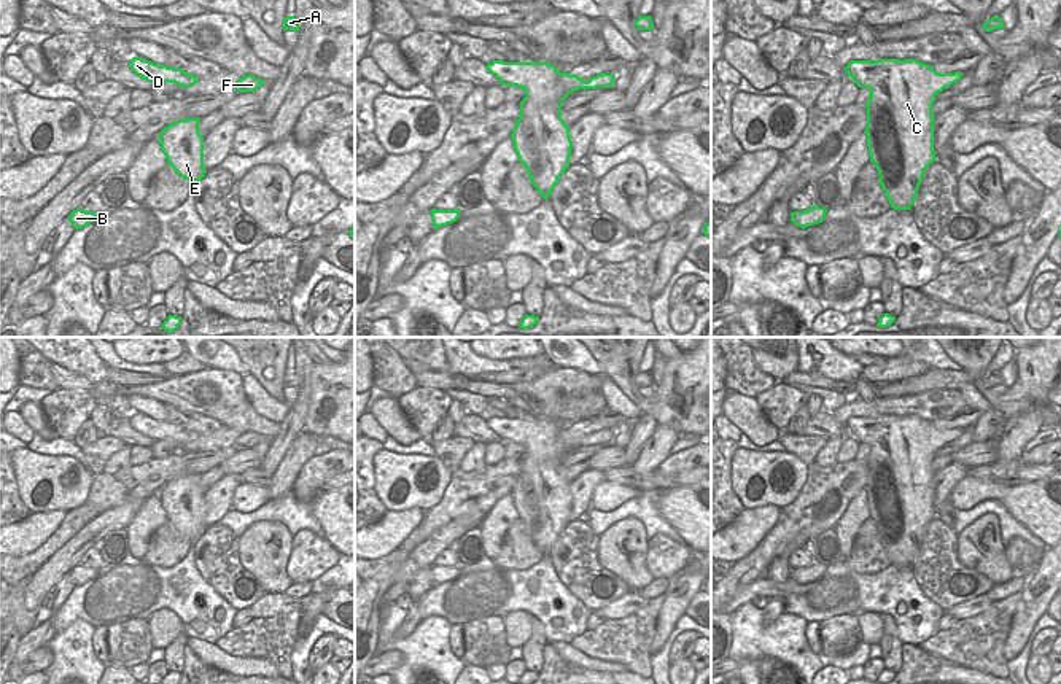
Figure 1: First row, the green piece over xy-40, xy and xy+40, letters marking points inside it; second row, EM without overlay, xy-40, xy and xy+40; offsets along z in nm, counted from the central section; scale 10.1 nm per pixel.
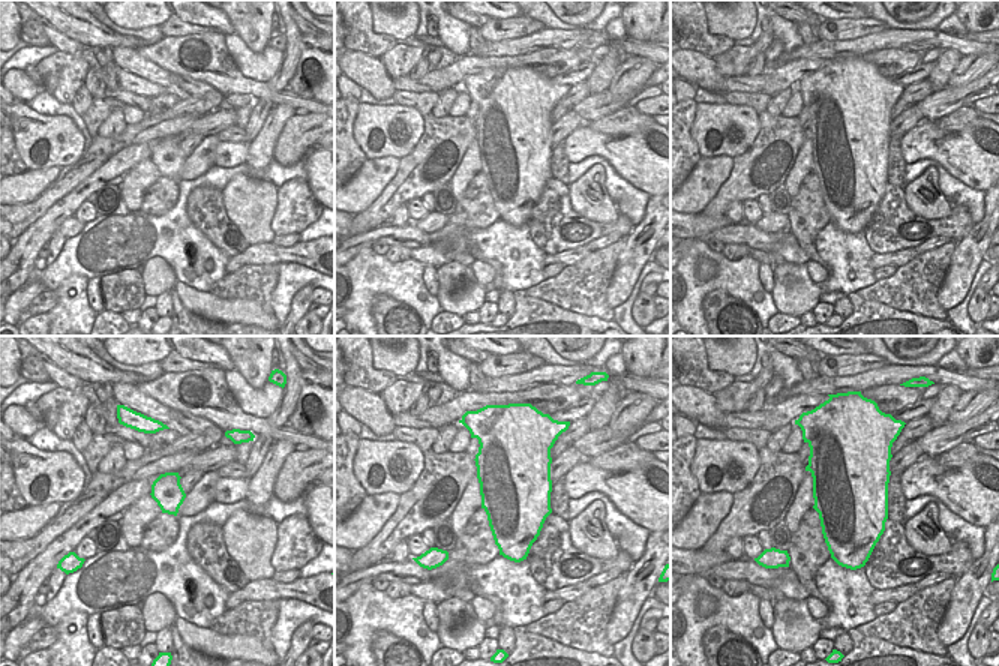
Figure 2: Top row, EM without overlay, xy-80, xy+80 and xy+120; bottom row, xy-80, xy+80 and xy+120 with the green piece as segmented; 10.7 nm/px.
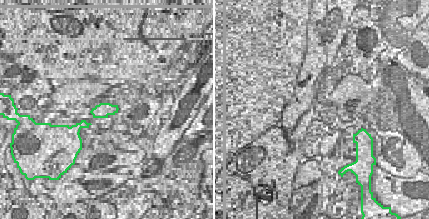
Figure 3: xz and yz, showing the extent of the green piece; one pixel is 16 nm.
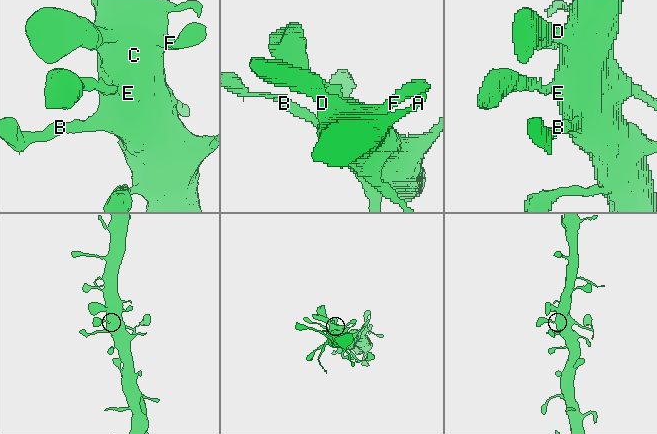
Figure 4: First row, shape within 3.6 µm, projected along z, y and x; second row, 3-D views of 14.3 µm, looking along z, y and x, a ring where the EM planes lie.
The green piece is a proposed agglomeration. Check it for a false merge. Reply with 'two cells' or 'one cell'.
one cell

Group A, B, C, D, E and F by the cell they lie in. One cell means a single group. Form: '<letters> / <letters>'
A B C D E F

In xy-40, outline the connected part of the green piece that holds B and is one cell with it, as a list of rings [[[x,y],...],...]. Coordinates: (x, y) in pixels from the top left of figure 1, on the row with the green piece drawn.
[[[76,208],[68,215],[68,220],[72,226],[78,231],[91,224],[97,216],[99,213],[95,212],[86,212],[86,210]]]

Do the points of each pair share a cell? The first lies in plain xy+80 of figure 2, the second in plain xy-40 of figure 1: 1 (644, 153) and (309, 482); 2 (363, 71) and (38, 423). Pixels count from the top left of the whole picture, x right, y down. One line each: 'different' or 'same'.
1: different
2: same

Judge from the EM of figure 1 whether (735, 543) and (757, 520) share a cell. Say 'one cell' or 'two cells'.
one cell

